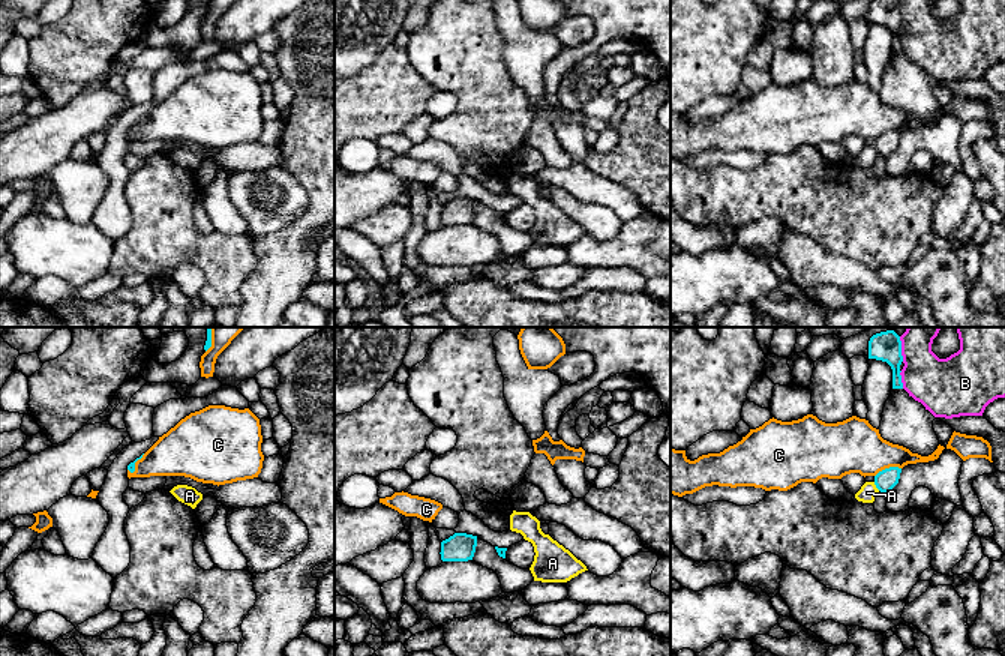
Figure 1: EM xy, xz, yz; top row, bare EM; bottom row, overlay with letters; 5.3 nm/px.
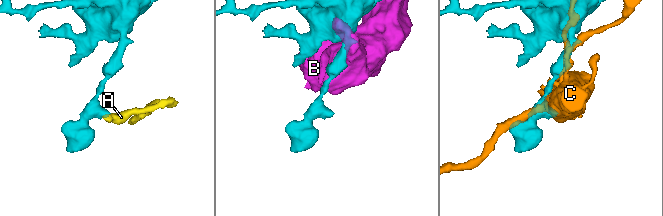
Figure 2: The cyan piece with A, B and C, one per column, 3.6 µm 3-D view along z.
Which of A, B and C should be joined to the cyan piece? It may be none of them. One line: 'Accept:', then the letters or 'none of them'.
Accept: none of them

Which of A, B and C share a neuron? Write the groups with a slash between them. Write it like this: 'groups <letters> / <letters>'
groups A / B / C

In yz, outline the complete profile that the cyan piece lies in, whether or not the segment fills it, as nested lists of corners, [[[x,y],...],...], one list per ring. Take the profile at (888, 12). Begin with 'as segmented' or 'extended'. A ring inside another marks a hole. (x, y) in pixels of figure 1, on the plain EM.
as segmented | [[[872,0],[868,5],[868,23],[886,26],[892,33],[892,53],[903,53],[900,29],[902,5],[900,0]]]

